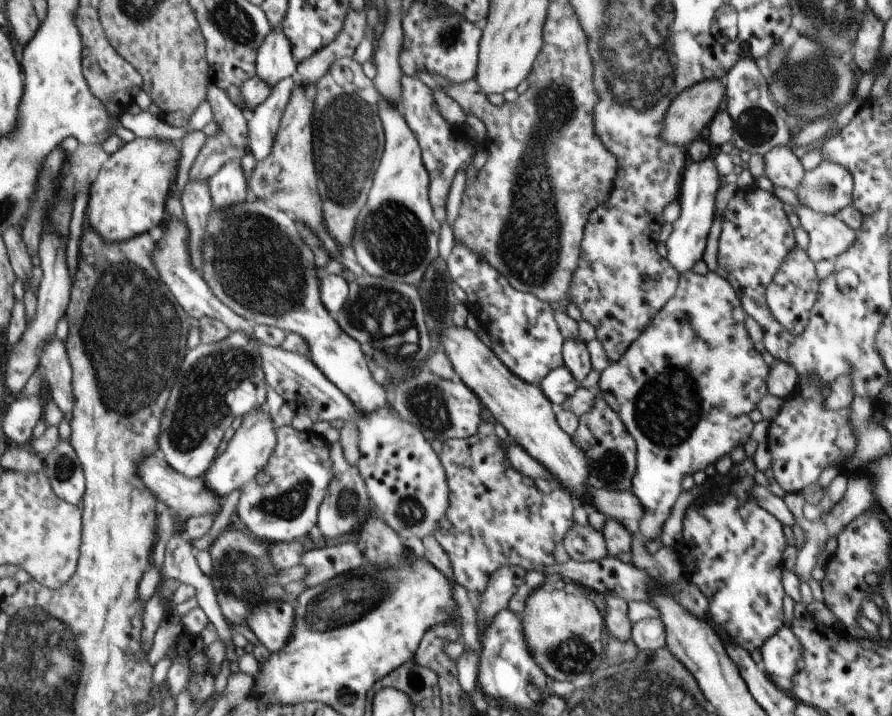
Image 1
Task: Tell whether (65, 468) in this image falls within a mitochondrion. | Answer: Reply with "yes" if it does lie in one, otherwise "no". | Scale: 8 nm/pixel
yes

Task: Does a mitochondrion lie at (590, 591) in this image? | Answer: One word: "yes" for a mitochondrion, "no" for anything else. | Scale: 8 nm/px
no

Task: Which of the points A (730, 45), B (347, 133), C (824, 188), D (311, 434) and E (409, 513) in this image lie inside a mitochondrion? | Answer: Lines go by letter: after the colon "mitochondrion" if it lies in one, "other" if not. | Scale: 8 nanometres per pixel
A: other
B: mitochondrion
C: mitochondrion
D: other
E: mitochondrion

